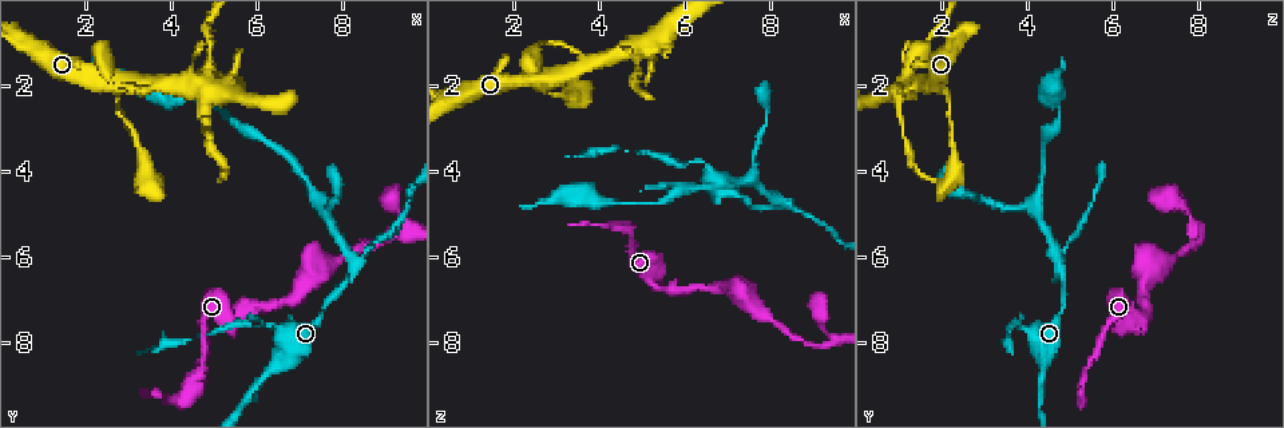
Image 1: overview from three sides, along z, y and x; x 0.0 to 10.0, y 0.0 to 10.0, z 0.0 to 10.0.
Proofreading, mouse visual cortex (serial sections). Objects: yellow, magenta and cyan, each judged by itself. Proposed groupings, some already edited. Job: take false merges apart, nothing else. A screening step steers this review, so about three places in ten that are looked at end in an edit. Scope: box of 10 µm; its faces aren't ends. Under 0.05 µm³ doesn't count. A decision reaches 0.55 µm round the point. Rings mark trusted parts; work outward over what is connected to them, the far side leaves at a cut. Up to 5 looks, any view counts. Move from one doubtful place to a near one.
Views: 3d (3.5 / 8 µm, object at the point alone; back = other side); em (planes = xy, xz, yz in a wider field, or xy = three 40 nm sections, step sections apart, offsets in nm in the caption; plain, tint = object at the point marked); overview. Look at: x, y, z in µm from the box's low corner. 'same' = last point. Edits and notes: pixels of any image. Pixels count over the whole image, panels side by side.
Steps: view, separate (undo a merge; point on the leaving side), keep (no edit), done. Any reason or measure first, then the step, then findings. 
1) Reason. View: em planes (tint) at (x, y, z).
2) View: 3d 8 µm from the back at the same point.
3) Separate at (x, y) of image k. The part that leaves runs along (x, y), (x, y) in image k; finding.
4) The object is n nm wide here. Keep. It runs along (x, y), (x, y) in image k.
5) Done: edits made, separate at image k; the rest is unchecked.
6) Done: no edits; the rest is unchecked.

Sudden change in width. View: 3d 3.5 µm at (6.05, 7.45, 3.80).

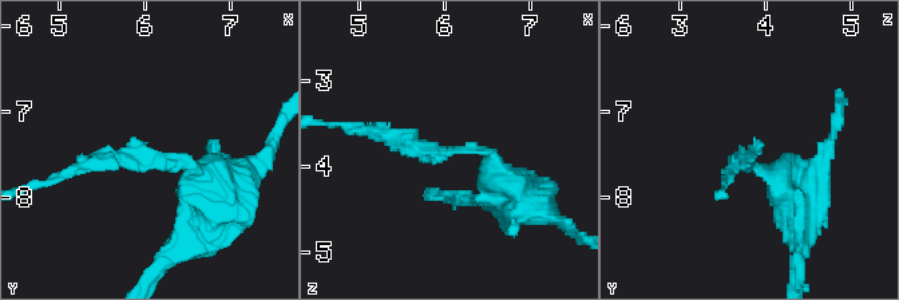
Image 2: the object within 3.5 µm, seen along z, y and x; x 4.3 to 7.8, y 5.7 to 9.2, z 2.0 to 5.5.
View: em planes (tint) at (6.10, 7.50, 3.80).

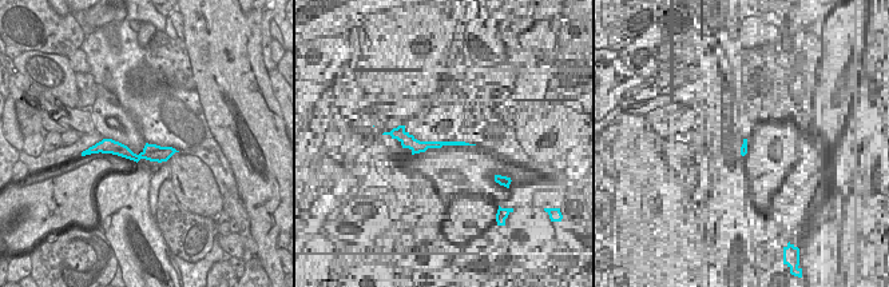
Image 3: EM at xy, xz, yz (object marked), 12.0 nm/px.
The object is 220 nm wide here. Separate at (142, 157) of image 2. The part that leaves runs along (183, 168), (126, 150), (64, 172) in image 2; a second cell is stuck on.

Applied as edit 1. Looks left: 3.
Narrows sharply. View: 3d 8 µm at (8.25, 6.35, 4.85).

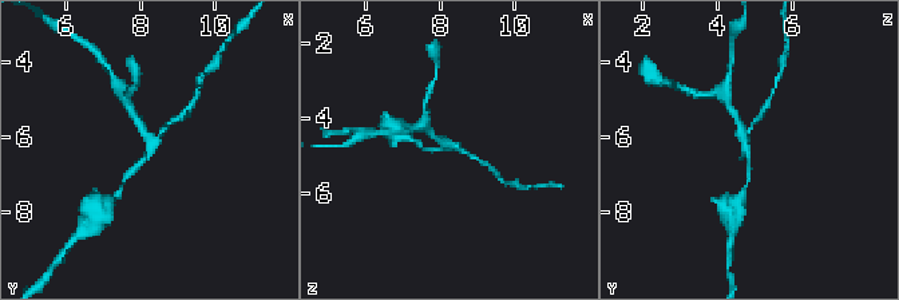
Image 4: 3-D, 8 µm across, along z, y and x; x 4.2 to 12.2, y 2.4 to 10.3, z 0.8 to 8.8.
View: 3d 3.5 µm at the same point.

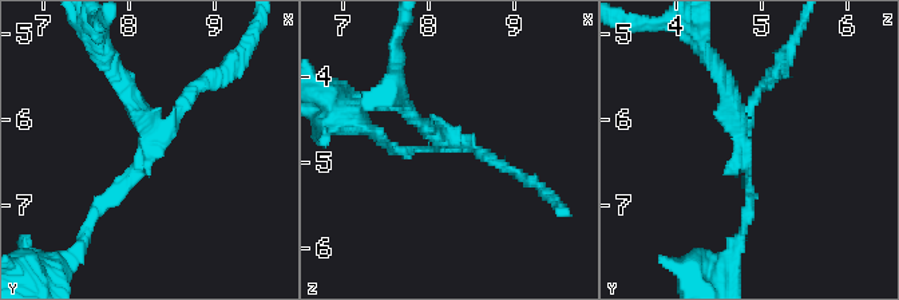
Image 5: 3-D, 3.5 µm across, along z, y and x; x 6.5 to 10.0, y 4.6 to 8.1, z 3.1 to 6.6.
3 arms meet here; the arms are 150, 150, 200 nm wide; shape alone is not enough. View: em xy step 2 (tint) at (8.20, 6.35, 4.80).

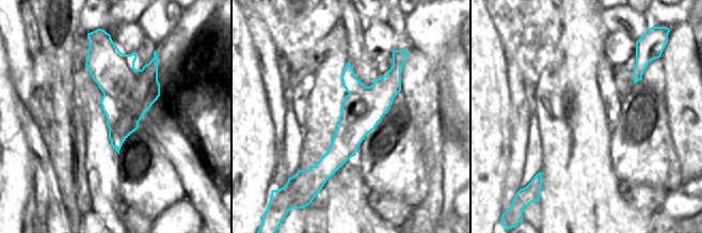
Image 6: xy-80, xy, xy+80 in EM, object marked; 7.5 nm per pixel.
Separate at (728, 85) of image 5. The part that leaves runs along (739, 122), (729, 85), (698, 35) in image 5; a second cell is stuck on.

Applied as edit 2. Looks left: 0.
Done: edits made, separate at image 2, separate at image 5; the rest is unchecked.

